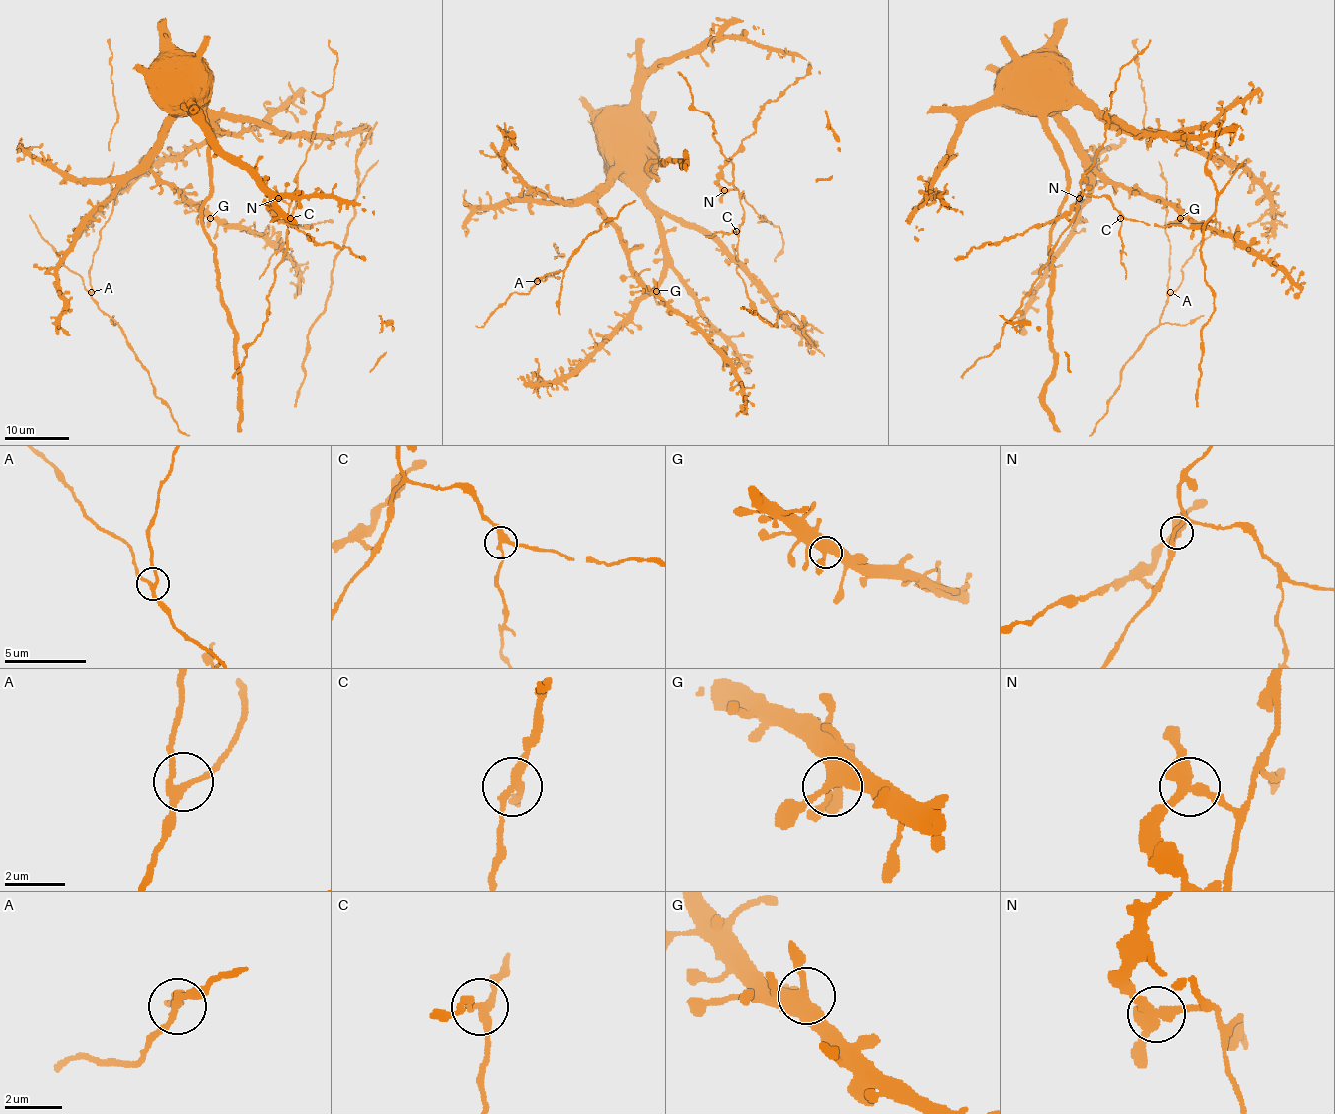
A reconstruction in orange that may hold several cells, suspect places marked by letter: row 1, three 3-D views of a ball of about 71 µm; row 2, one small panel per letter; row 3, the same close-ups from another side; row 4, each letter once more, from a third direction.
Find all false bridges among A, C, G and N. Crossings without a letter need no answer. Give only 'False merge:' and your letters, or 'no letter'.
False merge: C, N

